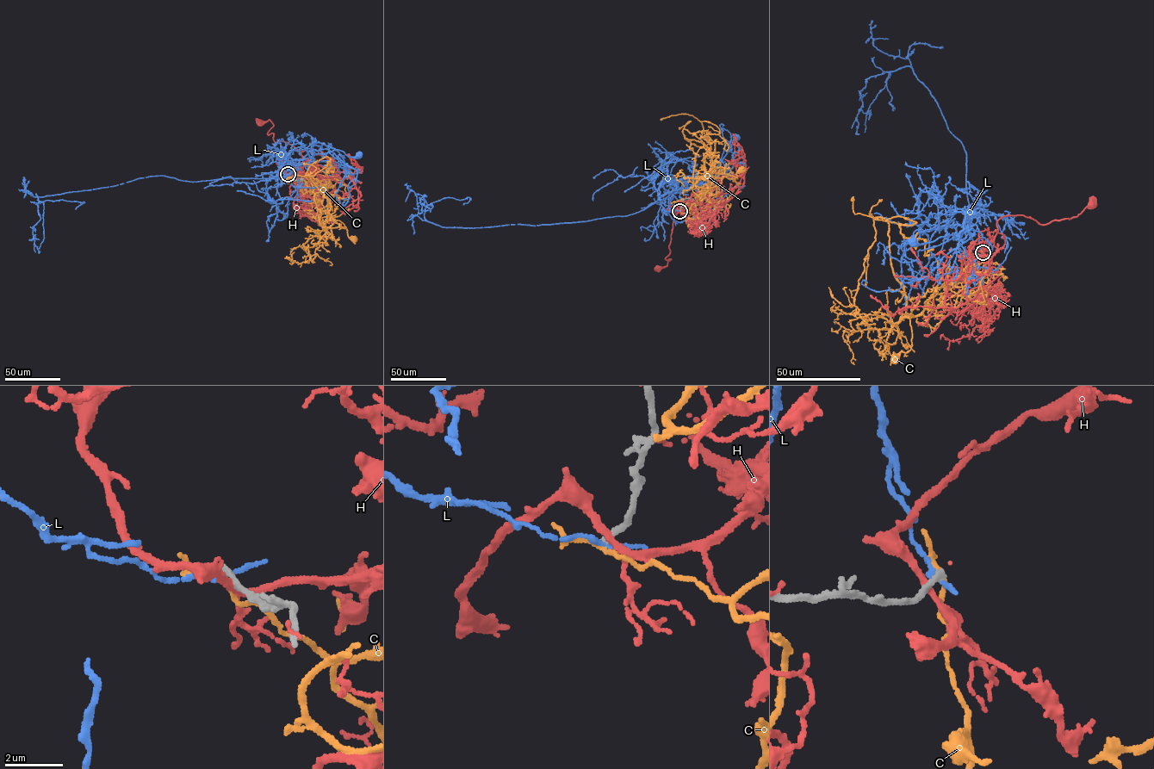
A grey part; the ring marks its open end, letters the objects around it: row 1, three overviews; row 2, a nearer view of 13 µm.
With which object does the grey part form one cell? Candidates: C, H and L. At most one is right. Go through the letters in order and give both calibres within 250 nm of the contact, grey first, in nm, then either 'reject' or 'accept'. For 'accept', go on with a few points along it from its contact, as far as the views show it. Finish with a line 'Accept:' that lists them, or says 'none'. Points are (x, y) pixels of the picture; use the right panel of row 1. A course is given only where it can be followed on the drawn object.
C: 220/110 nm | reject
H: 280/190 nm | reject
L: 240/140 nm | reject
Accept: none

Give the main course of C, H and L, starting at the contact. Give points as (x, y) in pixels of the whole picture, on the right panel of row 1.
C: (983, 253), (986, 282), (953, 280), (933, 293), (920, 313), (904, 316), (910, 321), (911, 349), (894, 359)
H: (982, 254), (979, 260), (989, 253), (996, 222), (1003, 216), (1024, 215), (1047, 224), (1077, 216), (1091, 203)
L: (982, 253), (978, 232), (967, 229), (965, 220), (964, 232), (958, 236), (941, 236), (921, 244), (912, 240)

